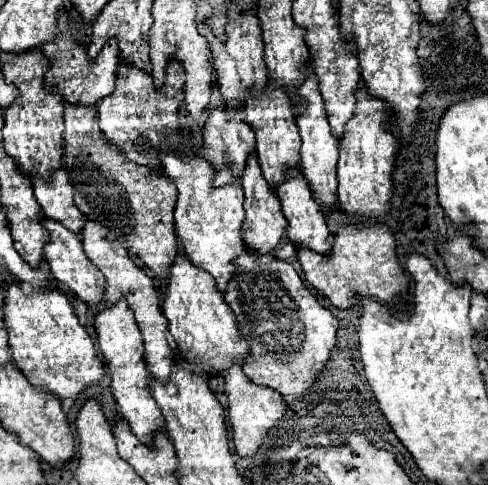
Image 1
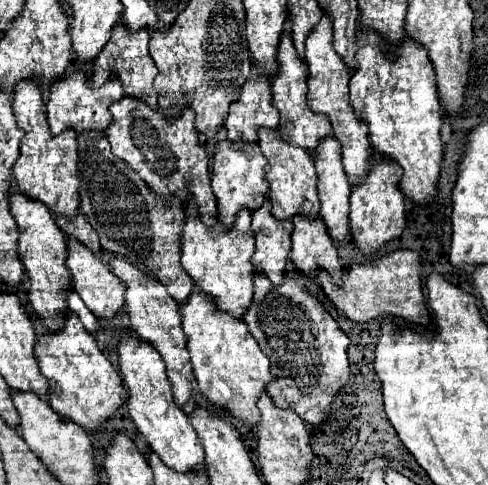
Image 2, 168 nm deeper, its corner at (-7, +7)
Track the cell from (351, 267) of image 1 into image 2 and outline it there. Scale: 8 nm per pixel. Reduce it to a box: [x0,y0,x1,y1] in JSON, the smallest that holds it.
[317,250,431,328]

